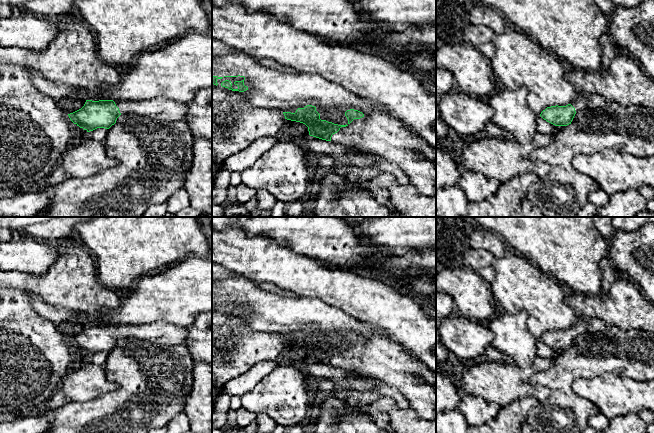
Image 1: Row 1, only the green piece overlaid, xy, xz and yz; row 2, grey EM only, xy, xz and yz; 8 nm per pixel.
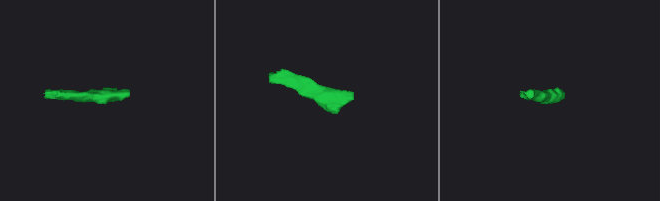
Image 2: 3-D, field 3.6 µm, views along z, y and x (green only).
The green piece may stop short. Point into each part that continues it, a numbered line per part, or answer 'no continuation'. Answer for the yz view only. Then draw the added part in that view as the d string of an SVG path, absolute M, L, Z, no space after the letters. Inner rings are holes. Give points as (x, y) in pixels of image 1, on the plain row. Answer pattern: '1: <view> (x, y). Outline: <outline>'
1: yz (580, 327). Outline: M579 318L579 320L570 328L575 332L576 337L580 334L584 334L587 332L586 320Z

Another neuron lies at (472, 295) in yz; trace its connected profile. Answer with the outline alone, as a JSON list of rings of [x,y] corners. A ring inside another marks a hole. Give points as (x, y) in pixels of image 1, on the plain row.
[[[447,268],[436,275],[436,292],[449,294],[454,301],[455,312],[472,321],[491,320],[497,309],[497,302],[492,295],[490,283],[477,272],[467,268]]]

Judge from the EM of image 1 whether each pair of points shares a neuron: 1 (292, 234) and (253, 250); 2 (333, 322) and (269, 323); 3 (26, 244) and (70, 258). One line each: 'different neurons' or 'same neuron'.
1: different neurons
2: same neuron
3: different neurons

